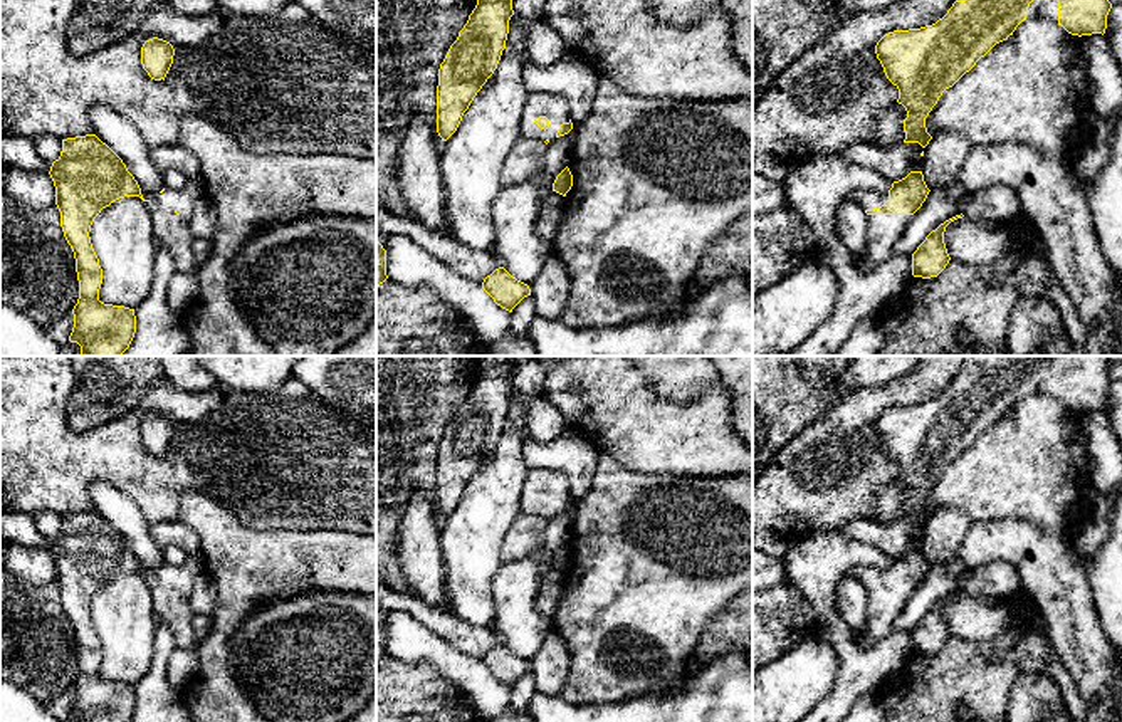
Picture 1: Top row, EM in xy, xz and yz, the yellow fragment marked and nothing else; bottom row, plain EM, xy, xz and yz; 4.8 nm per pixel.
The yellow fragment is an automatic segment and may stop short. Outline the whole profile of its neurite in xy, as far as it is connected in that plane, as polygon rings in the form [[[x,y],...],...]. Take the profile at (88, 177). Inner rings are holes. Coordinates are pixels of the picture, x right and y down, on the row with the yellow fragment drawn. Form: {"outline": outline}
{"outline": [[[96,134],[62,139],[60,156],[49,175],[79,280],[69,341],[81,346],[81,356],[121,356],[136,332],[134,309],[99,301],[102,269],[89,232],[94,218],[113,201],[124,196],[149,200],[143,198],[123,160]]]}

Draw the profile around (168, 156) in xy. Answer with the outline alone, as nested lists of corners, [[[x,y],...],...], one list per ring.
[[[178,143],[149,149],[149,158],[161,175],[168,170],[178,170],[188,180],[200,178],[198,158]]]

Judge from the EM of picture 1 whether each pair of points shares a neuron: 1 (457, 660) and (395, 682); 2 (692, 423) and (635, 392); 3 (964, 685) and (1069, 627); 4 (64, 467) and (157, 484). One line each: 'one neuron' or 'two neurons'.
1: two neurons
2: one neuron
3: two neurons
4: one neuron

